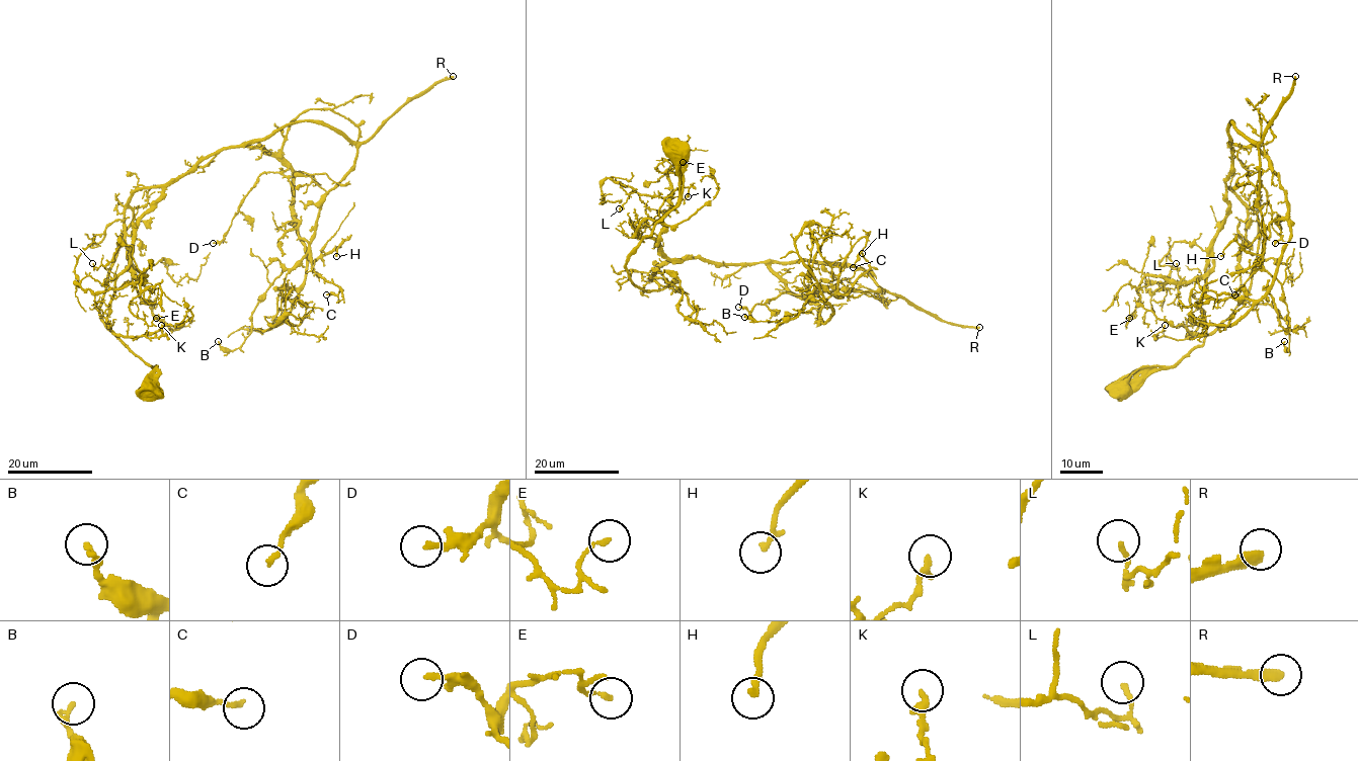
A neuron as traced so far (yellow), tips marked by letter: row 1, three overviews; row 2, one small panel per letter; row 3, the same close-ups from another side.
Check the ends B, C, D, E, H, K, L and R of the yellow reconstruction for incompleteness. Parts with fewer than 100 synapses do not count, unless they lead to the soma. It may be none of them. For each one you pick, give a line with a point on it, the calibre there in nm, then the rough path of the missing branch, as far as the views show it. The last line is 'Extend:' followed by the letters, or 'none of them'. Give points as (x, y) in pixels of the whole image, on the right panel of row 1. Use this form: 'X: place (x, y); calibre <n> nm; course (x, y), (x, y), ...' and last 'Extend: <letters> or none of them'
R: place (1295, 76); calibre 320 nm; course (1295, 76), (1267, 96), (1262, 107), (1252, 203), (1210, 245), (1199, 236), (1202, 199), (1194, 183), (1206, 150)
Extend: R

